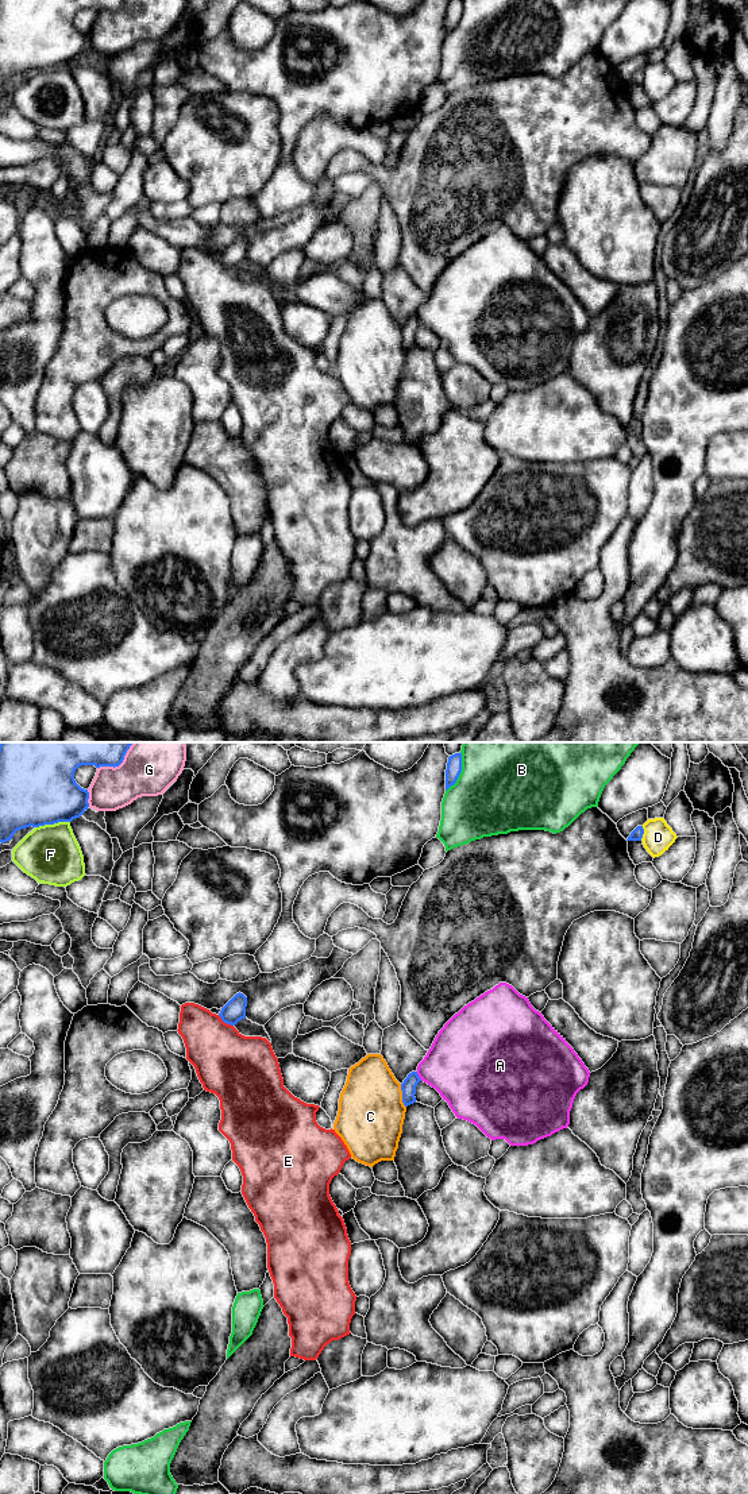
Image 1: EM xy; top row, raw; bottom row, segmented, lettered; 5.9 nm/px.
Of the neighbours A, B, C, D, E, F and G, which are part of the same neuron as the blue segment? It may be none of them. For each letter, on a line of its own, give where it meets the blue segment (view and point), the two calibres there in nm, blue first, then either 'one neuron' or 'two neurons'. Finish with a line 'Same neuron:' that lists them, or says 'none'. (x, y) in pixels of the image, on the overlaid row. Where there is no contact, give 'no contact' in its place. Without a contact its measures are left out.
A: contact xy (417, 1076); calibres 90 and 400 nm; two neurons
B: contact xy (461, 771); calibres 100 and 500 nm; two neurons
C: contact xy (403, 1096); calibres 90 and 400 nm; two neurons
D: contact xy (643, 833); calibres 70 and 180 nm; two neurons
E: contact xy (226, 1022); calibres 130 and 380 nm; two neurons
F: contact xy (51, 823); calibres 440 and 340 nm; two neurons
G: contact xy (88, 798); calibres 360 and 260 nm; two neurons
Same neuron: none

